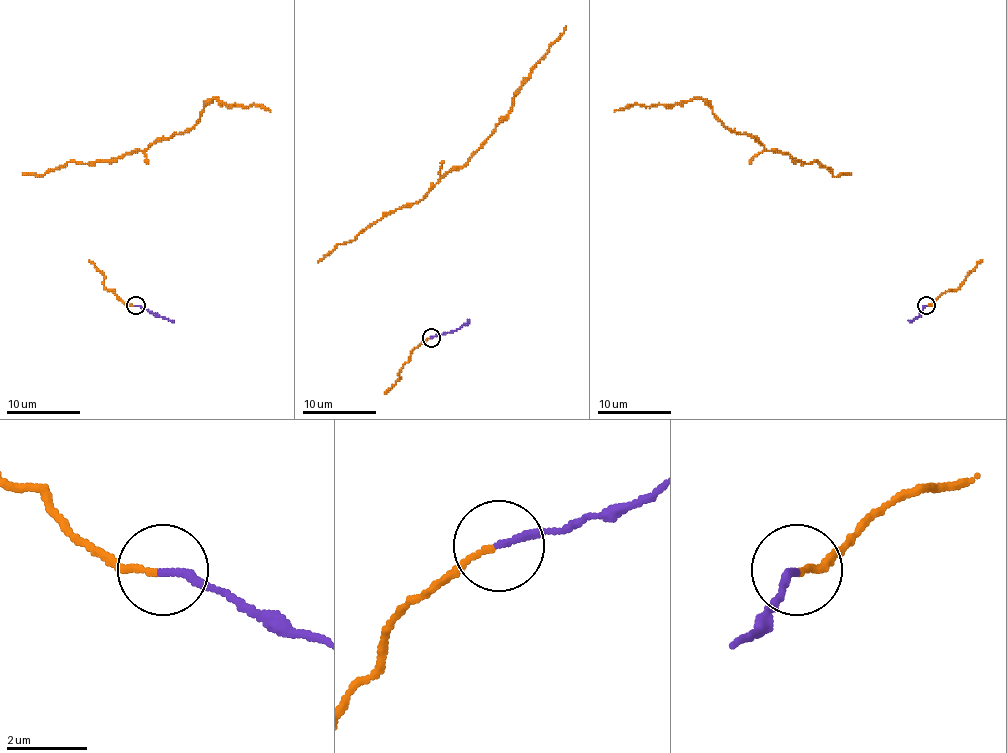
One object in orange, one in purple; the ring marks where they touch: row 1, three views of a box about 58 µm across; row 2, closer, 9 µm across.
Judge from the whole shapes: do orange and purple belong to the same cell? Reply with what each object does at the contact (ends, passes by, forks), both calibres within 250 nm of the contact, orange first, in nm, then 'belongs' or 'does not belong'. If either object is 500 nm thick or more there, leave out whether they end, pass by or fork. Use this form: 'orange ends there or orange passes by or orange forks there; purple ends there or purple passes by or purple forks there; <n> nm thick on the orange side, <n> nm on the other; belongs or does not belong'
orange ends there; purple ends there; 150 nm thick on the orange side, 180 nm on the other; belongs

